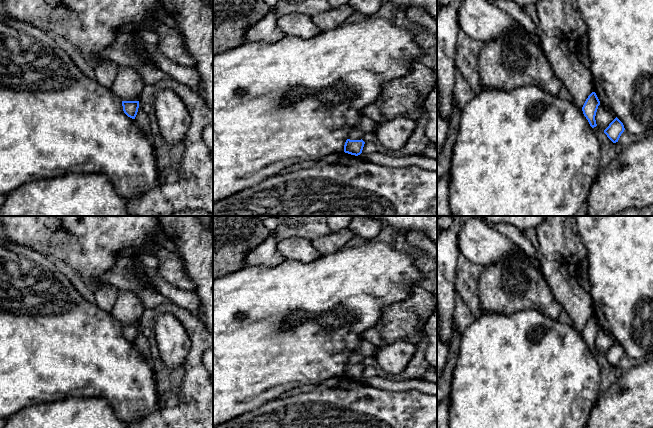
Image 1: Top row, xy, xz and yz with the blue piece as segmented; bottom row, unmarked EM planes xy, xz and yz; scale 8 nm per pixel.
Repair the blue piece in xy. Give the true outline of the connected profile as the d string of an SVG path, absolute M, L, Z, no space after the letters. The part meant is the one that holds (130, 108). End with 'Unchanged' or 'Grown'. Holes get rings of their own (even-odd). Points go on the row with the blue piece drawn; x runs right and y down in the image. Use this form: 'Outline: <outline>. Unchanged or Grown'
Outline: M122 101L122 106L124 113L128 117L135 119L139 108L139 101Z. Unchanged

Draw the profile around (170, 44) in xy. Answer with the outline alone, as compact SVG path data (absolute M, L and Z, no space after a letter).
M145 22L143 25L124 25L121 32L126 34L135 33L144 29L149 29L157 33L158 50L169 60L176 63L177 65L184 67L194 67L195 61L187 53L184 41L180 33L164 22L148 23Z

